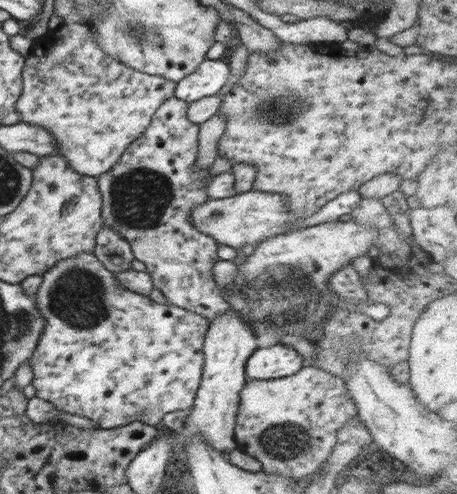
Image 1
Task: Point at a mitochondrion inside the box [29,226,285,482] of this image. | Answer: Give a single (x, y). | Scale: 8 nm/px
(77, 296)

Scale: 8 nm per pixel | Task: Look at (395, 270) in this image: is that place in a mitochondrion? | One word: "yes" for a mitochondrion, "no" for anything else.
no

